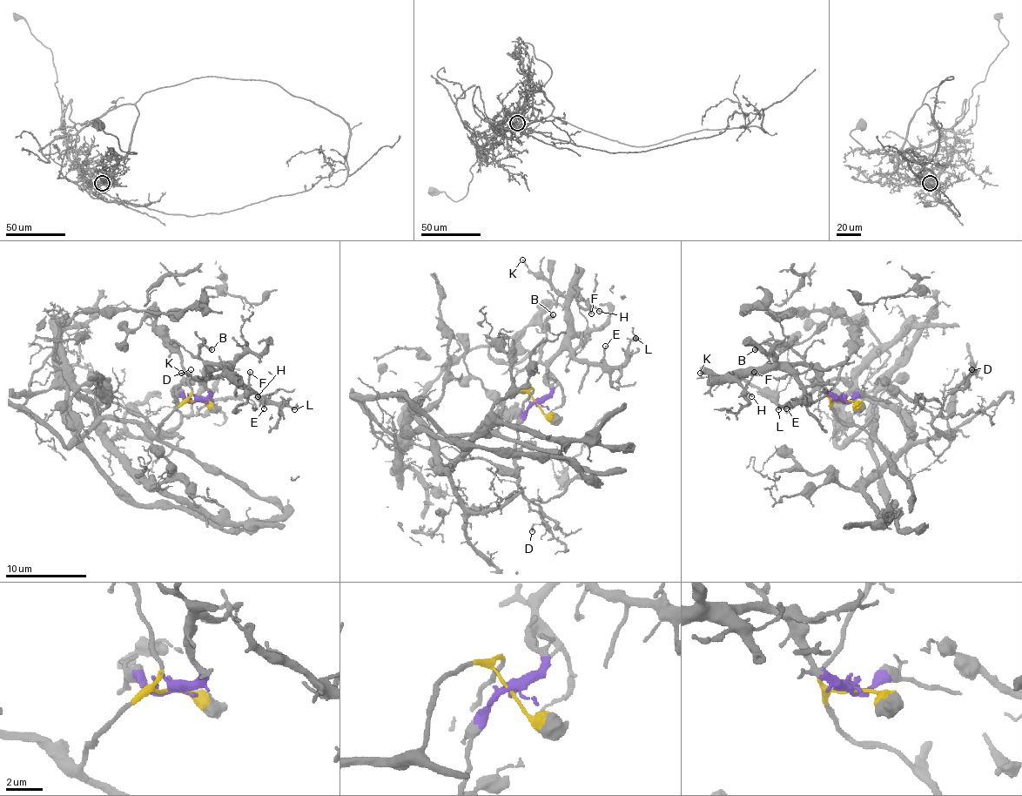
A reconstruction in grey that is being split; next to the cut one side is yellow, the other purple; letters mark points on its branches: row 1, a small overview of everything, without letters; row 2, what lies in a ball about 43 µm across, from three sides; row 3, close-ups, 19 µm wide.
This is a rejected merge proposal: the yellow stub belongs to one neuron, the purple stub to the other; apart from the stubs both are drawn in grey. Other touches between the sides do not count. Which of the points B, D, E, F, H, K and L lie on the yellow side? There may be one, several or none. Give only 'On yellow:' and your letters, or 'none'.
On yellow: D

